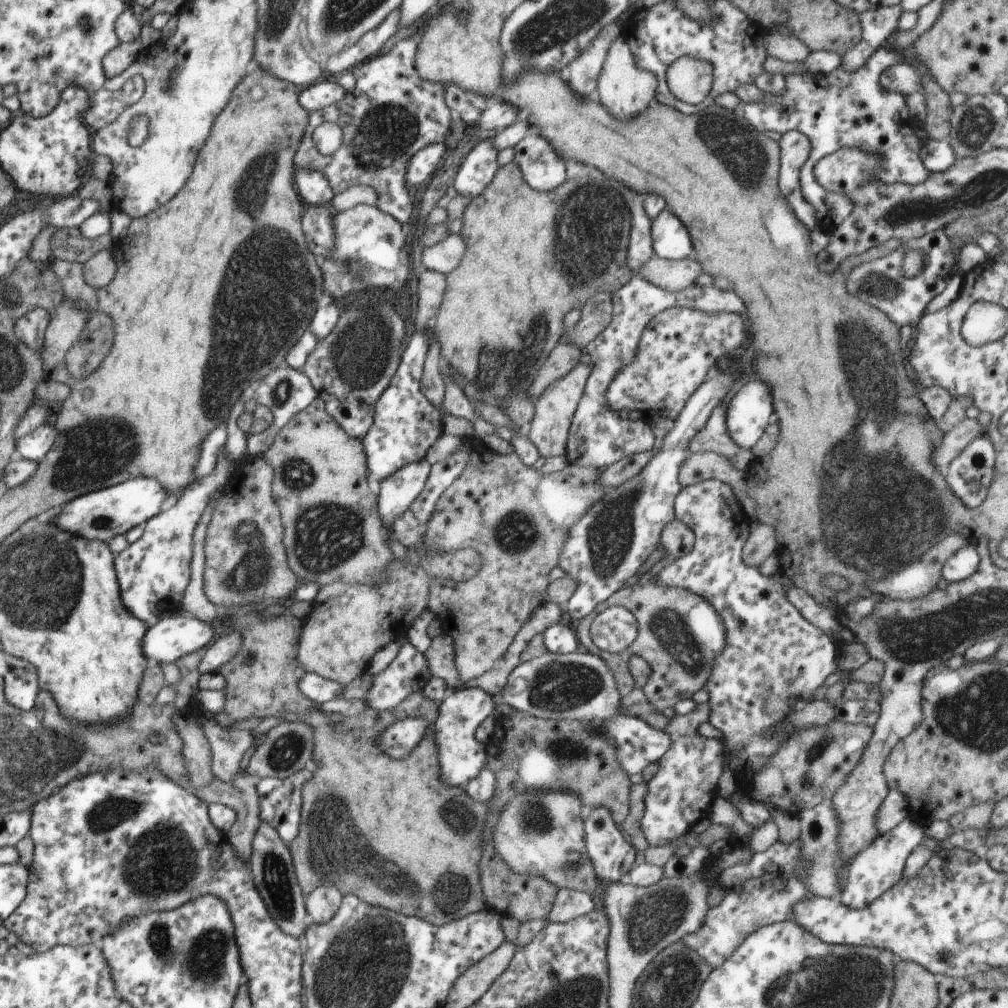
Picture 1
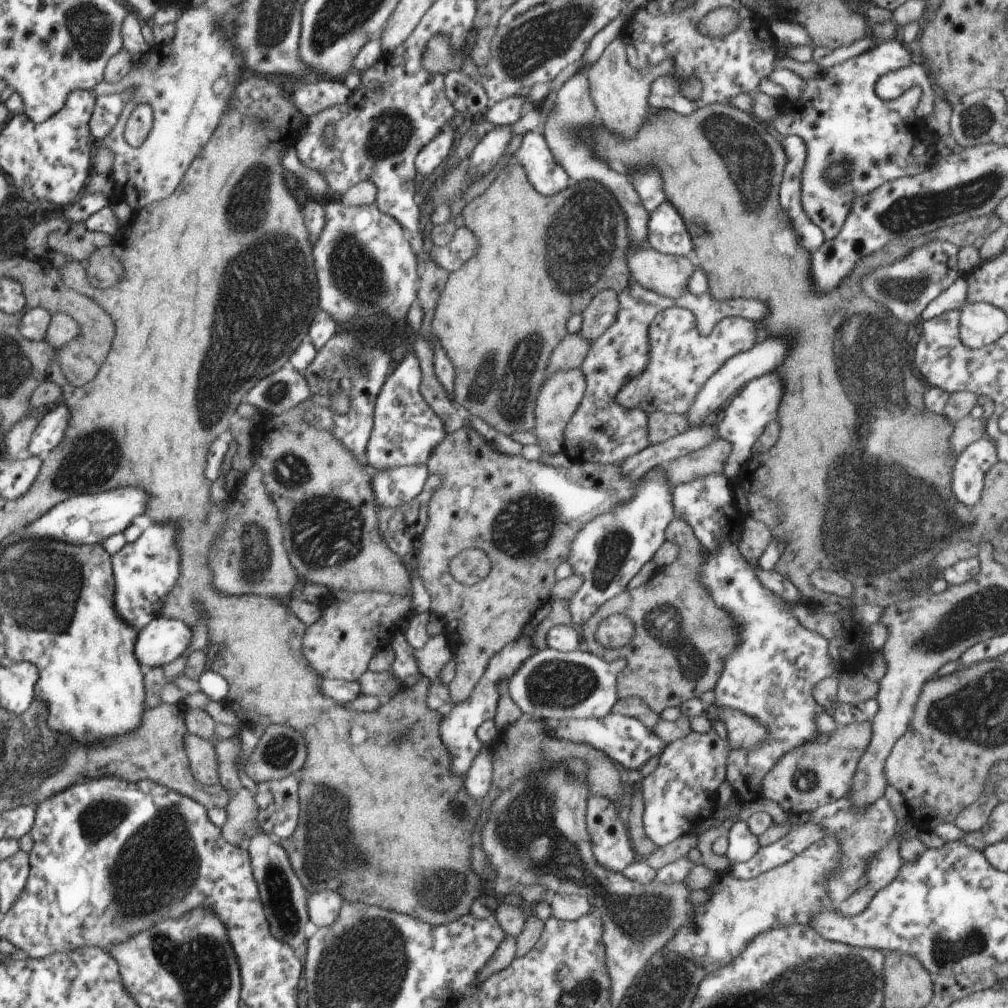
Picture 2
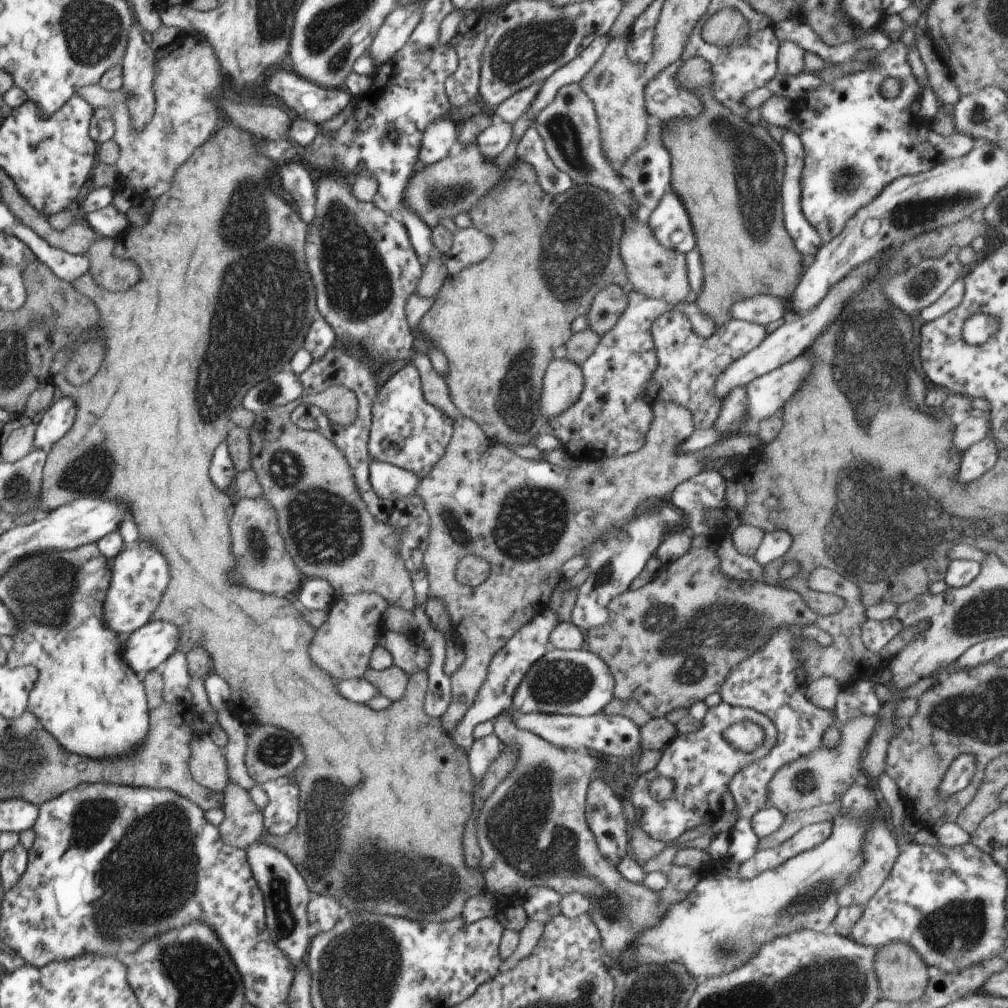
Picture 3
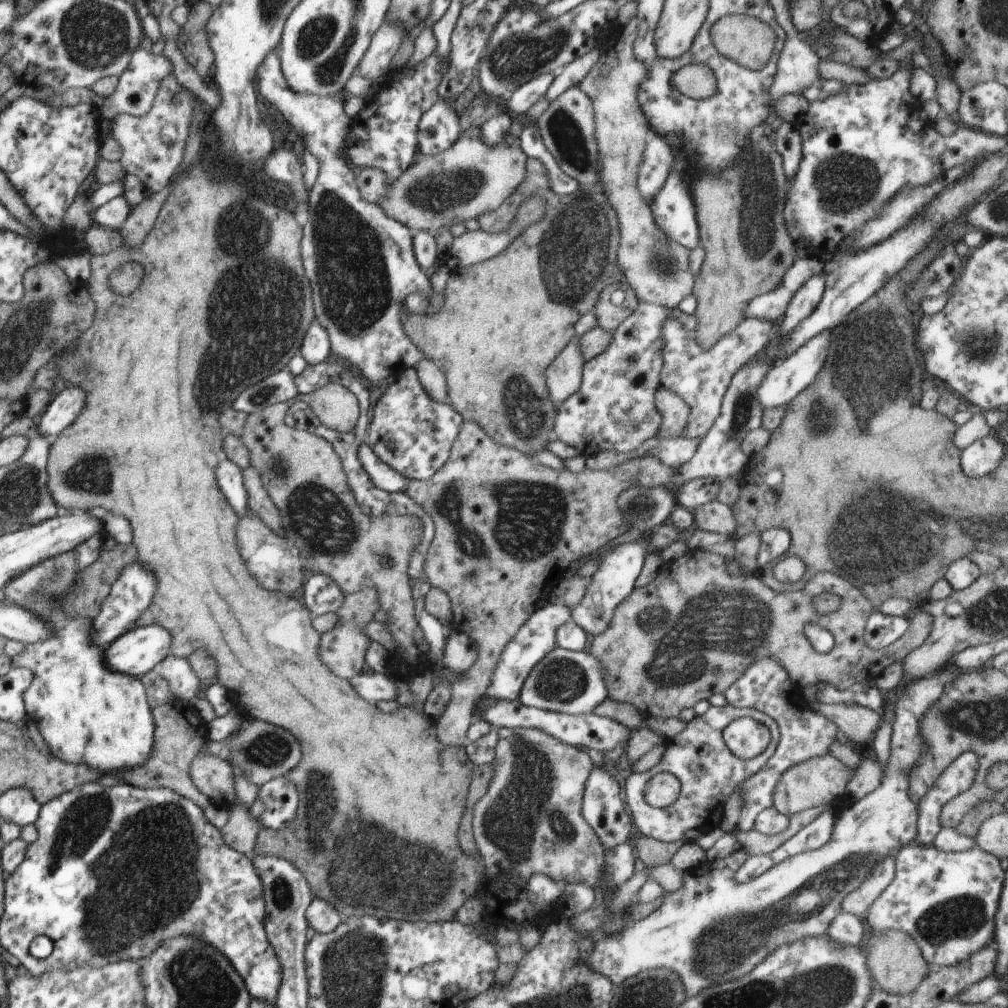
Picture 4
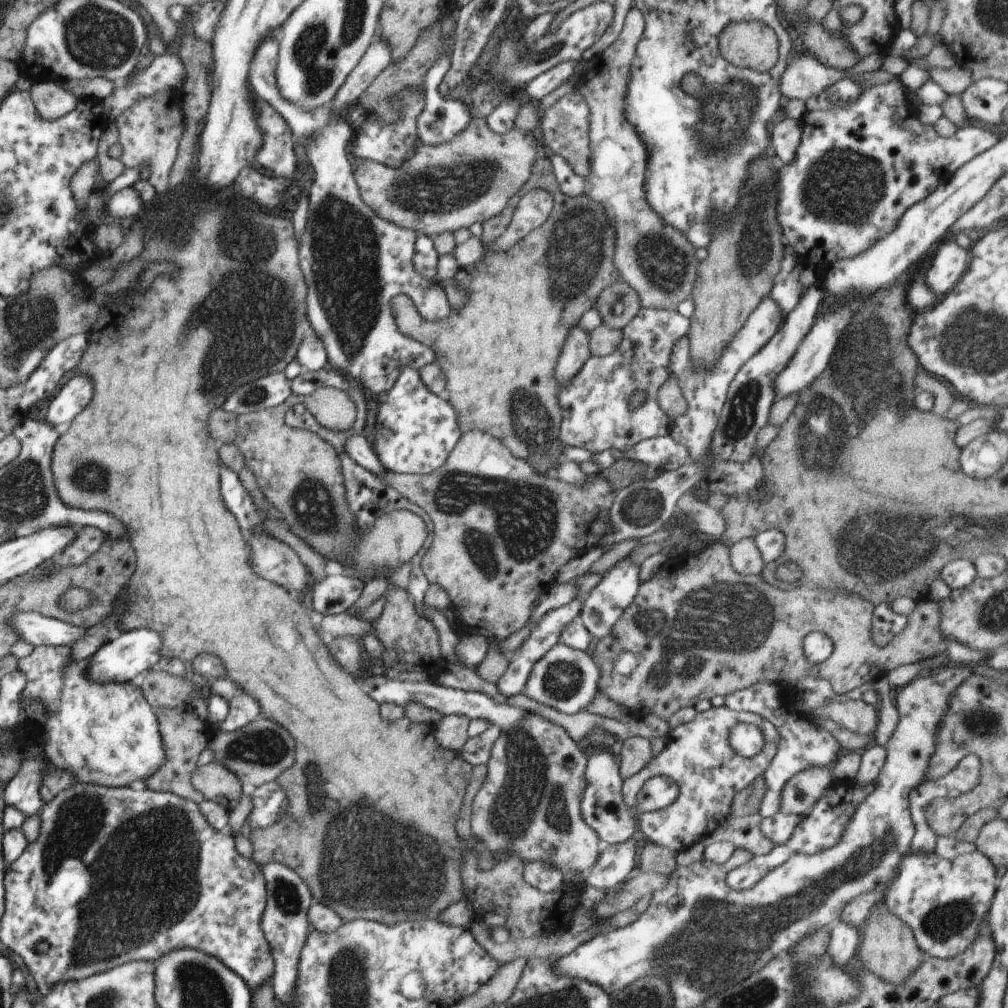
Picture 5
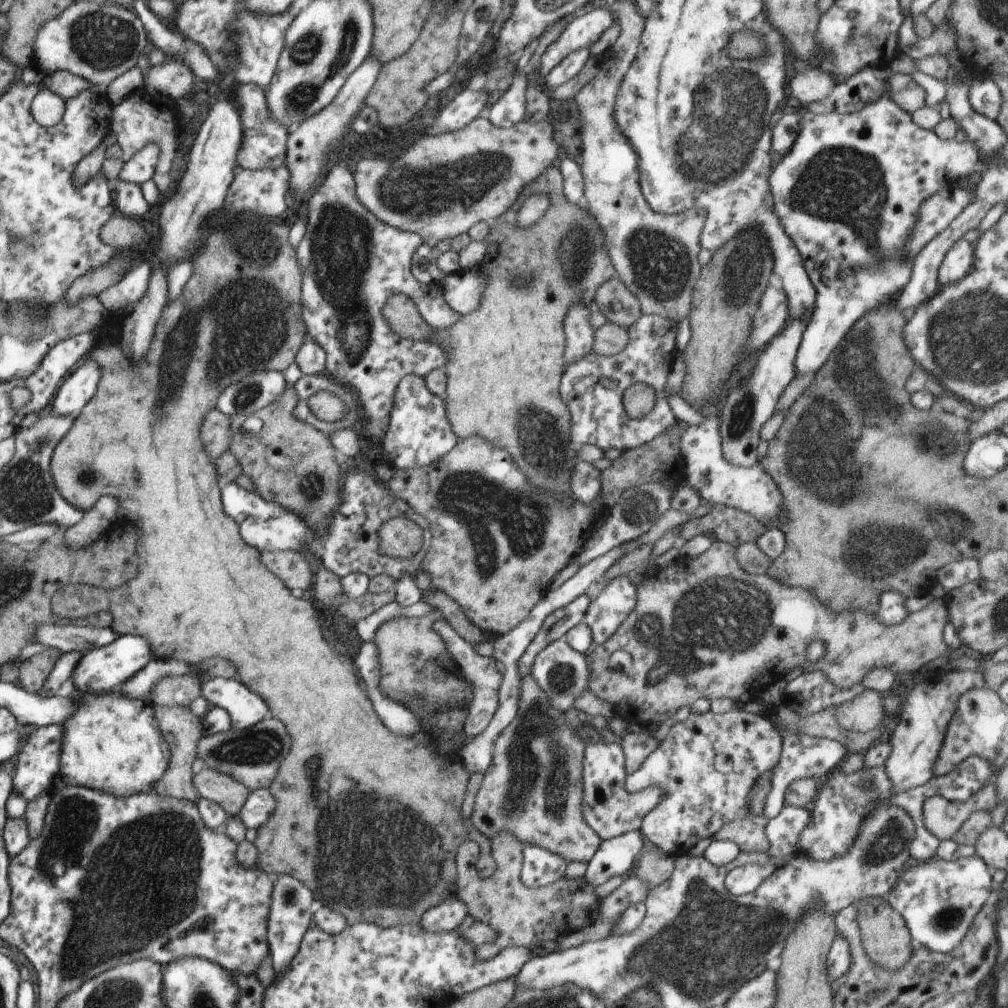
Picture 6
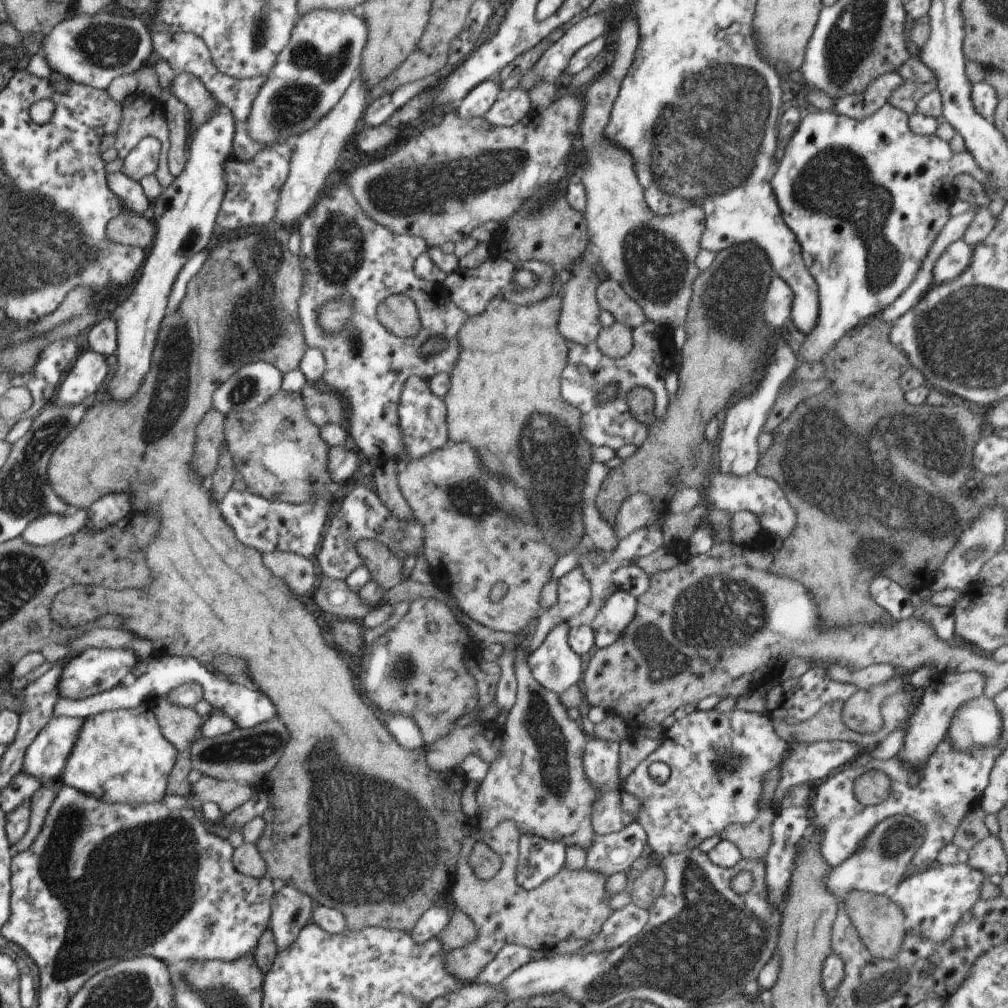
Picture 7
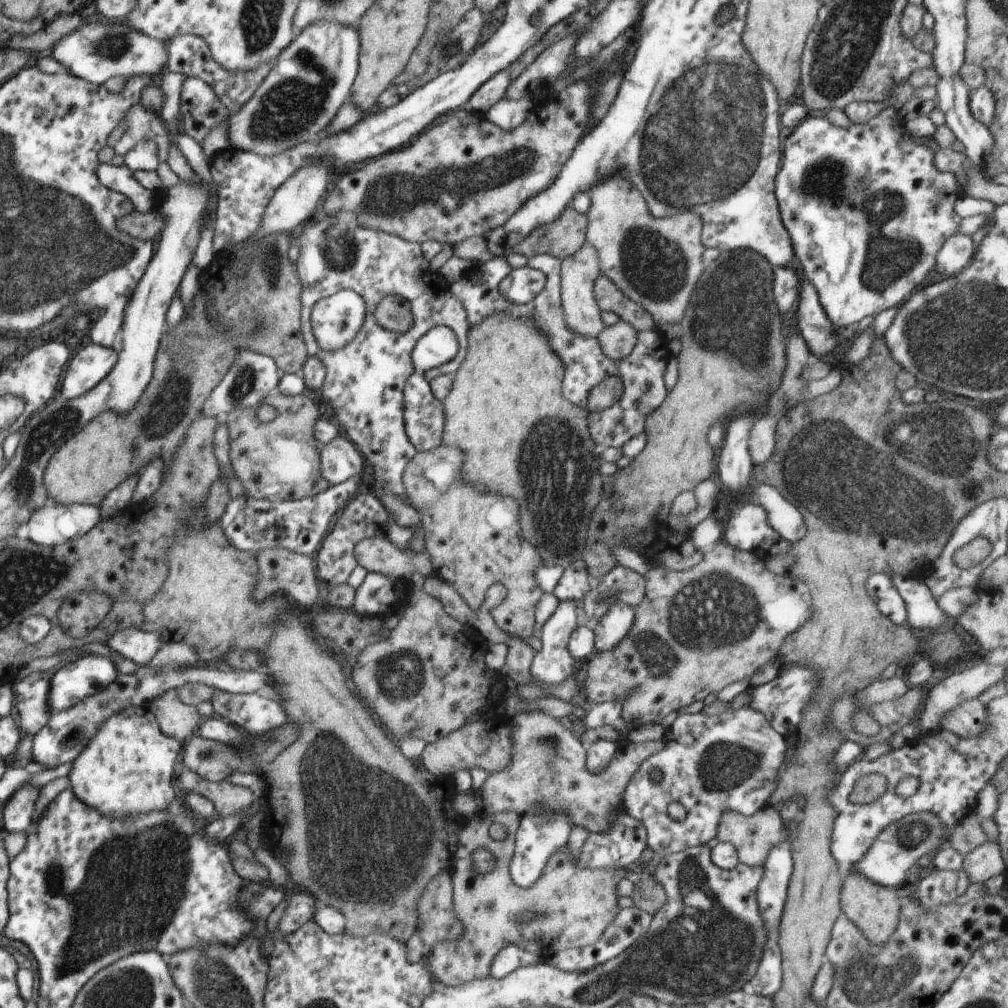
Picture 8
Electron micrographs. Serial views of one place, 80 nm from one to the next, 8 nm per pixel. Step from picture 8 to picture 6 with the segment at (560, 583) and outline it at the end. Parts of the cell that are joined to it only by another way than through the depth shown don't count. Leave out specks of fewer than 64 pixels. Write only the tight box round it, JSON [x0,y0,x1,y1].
[517,593,589,680]

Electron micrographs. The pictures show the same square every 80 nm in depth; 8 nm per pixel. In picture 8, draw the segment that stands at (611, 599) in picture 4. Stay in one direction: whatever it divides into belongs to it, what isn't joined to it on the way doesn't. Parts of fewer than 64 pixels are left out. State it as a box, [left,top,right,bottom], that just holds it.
[592,602,633,652]

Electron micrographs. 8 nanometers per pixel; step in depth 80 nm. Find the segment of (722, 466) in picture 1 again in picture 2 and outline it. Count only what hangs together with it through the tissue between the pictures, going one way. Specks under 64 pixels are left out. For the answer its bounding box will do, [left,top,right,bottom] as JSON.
[662,438,731,488]

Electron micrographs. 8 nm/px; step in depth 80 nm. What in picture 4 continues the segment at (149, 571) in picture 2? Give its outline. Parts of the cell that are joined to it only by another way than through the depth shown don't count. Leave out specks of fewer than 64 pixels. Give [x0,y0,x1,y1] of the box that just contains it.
[90,560,156,649]

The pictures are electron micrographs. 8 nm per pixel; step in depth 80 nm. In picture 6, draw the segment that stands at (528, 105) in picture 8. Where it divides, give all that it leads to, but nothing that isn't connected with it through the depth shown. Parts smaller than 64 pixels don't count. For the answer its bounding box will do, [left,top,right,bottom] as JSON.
[484,40,538,129]

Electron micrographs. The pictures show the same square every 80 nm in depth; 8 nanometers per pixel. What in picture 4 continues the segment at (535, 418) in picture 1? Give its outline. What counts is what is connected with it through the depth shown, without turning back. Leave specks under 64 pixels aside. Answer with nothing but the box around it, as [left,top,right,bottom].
[545,336,585,407]

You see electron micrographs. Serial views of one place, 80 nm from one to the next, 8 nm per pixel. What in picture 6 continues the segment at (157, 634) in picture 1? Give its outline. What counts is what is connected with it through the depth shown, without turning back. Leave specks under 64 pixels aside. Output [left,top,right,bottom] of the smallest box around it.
[69,632,152,695]

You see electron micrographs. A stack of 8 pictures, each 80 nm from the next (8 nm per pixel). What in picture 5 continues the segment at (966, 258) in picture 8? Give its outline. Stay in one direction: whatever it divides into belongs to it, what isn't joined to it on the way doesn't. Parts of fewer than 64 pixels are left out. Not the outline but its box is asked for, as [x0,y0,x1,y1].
[924,242,967,295]

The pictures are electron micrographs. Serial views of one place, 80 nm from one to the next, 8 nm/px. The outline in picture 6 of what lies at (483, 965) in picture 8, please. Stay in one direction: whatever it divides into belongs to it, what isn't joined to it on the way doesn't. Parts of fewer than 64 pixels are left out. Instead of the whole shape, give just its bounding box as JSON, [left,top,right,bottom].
[453,831,600,961]

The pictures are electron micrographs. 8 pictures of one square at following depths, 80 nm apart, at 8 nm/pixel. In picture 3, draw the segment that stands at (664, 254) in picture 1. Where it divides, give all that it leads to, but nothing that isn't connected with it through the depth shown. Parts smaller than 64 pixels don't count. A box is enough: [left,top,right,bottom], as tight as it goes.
[646,190,695,255]

